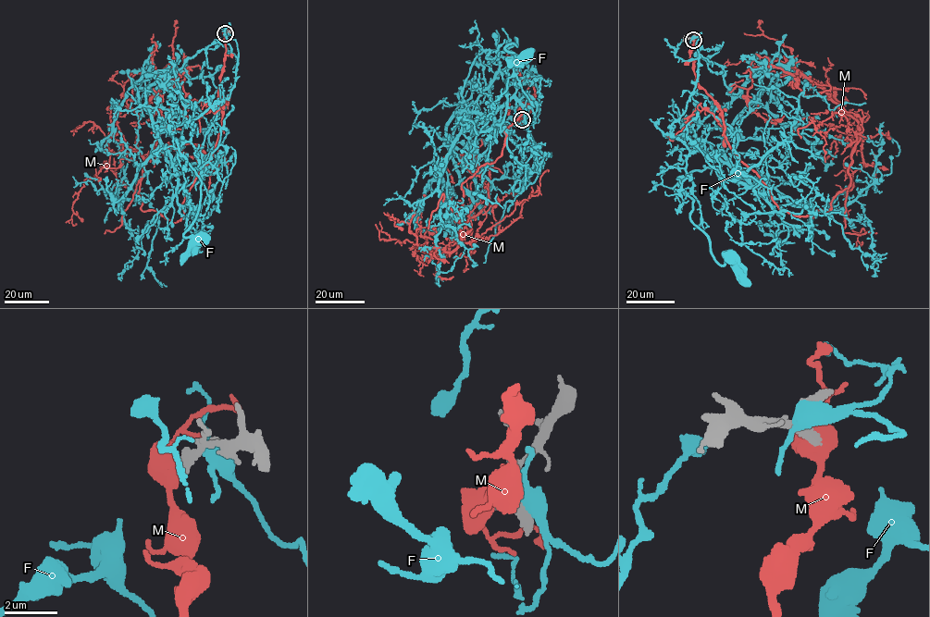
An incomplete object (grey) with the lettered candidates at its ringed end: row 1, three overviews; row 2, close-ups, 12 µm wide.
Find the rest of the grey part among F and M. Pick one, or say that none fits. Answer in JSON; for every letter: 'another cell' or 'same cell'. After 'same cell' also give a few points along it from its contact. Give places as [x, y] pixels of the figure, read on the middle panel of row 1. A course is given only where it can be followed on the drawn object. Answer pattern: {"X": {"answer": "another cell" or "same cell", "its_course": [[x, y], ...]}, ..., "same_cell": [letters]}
{"F": {"answer": "another cell"}, "M": {"answer": "another cell"}, "same_cell": []}

